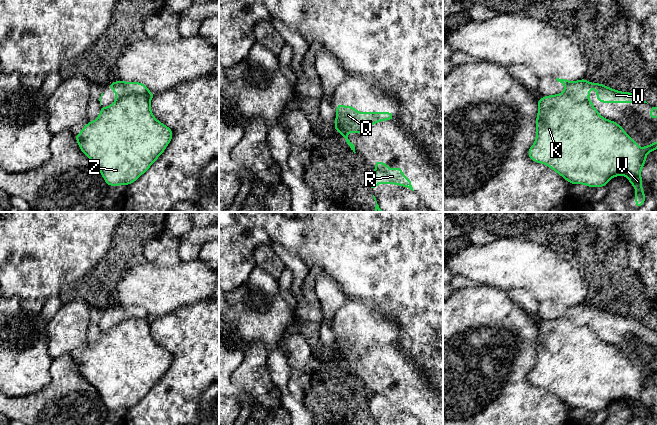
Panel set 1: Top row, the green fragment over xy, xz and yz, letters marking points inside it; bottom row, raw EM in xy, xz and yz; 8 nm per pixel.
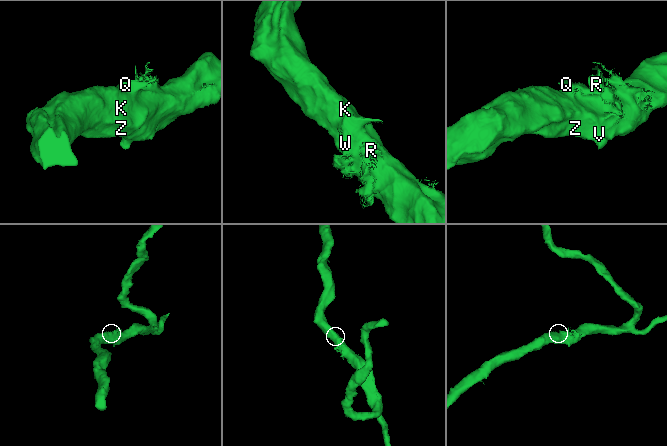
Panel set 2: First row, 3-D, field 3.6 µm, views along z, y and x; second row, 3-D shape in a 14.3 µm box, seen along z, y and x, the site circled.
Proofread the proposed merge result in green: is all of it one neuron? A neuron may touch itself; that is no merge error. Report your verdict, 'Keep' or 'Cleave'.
Keep

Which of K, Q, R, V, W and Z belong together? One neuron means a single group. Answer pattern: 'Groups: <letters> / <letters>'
Groups: K Q R V W Z

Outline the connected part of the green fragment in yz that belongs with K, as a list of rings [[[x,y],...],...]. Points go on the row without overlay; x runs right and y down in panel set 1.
[[[585,302],[578,305],[556,304],[565,310],[565,314],[538,324],[536,362],[528,374],[529,382],[547,389],[573,409],[603,411],[611,402],[624,399],[633,412],[638,413],[634,417],[635,425],[645,425],[641,393],[646,387],[646,379],[657,373],[657,365],[640,372],[618,347],[600,340],[588,321],[594,311],[597,315],[596,325],[602,327],[647,326],[633,317],[617,315],[601,307],[591,307]]]

